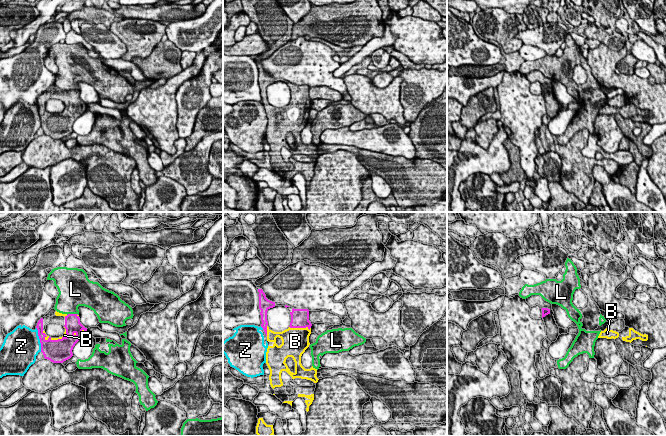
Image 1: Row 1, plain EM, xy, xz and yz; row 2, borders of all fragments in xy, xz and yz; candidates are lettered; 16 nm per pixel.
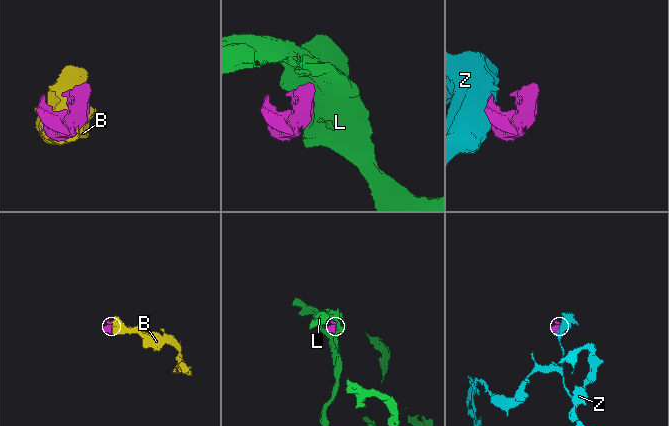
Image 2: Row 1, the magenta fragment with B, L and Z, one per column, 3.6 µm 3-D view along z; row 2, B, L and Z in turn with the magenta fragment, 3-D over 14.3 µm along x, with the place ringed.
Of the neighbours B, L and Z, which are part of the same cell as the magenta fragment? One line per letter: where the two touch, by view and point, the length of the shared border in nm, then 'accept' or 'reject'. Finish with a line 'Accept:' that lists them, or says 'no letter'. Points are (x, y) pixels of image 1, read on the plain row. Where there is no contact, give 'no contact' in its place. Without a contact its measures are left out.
B: contact xz (300, 103); length 360 nm; accept
L: contact xy (72, 90); length 190 nm; reject
Z: contact xy (39, 114); length 400 nm; reject
Accept: B

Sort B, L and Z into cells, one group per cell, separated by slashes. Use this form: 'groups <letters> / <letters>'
groups B / L / Z

